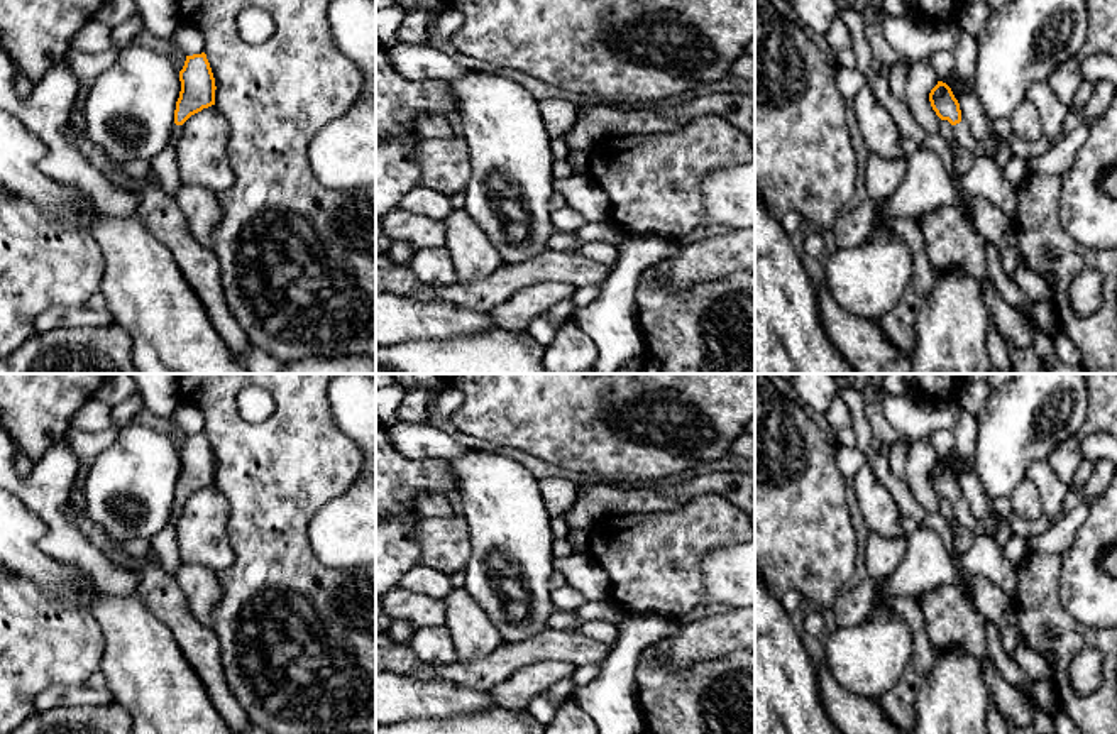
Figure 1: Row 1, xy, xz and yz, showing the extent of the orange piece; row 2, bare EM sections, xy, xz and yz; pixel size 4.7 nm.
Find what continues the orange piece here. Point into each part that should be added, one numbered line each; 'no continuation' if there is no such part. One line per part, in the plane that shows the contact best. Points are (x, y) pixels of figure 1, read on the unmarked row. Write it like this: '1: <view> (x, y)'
1: yz (962, 509)

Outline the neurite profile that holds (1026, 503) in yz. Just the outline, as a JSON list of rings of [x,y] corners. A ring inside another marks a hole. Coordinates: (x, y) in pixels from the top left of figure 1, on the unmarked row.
[[[1029,479],[1019,482],[1009,499],[1012,511],[1022,519],[1034,521],[1044,514],[1039,492]]]

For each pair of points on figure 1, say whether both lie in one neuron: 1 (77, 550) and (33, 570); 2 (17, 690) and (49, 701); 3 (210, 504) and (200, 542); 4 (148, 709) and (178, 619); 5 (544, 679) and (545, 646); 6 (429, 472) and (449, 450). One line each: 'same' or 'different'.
1: different
2: different
3: same
4: different
5: different
6: different

